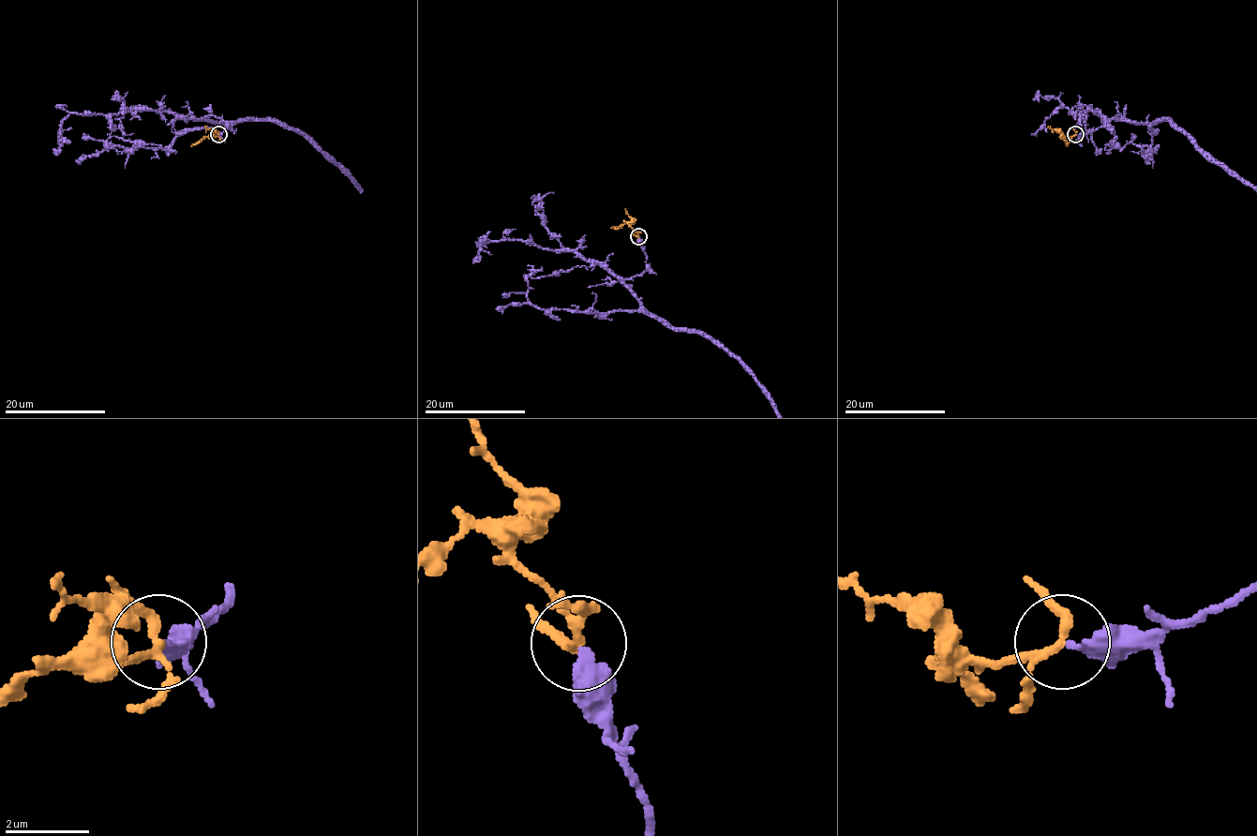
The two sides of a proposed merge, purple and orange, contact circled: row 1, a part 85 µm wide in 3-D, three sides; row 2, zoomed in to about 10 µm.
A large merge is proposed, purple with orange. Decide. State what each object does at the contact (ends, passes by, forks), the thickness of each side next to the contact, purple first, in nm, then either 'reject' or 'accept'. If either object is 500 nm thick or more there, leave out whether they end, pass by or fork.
purple ends; orange forks; calibres 360 and 180 nm; accept

